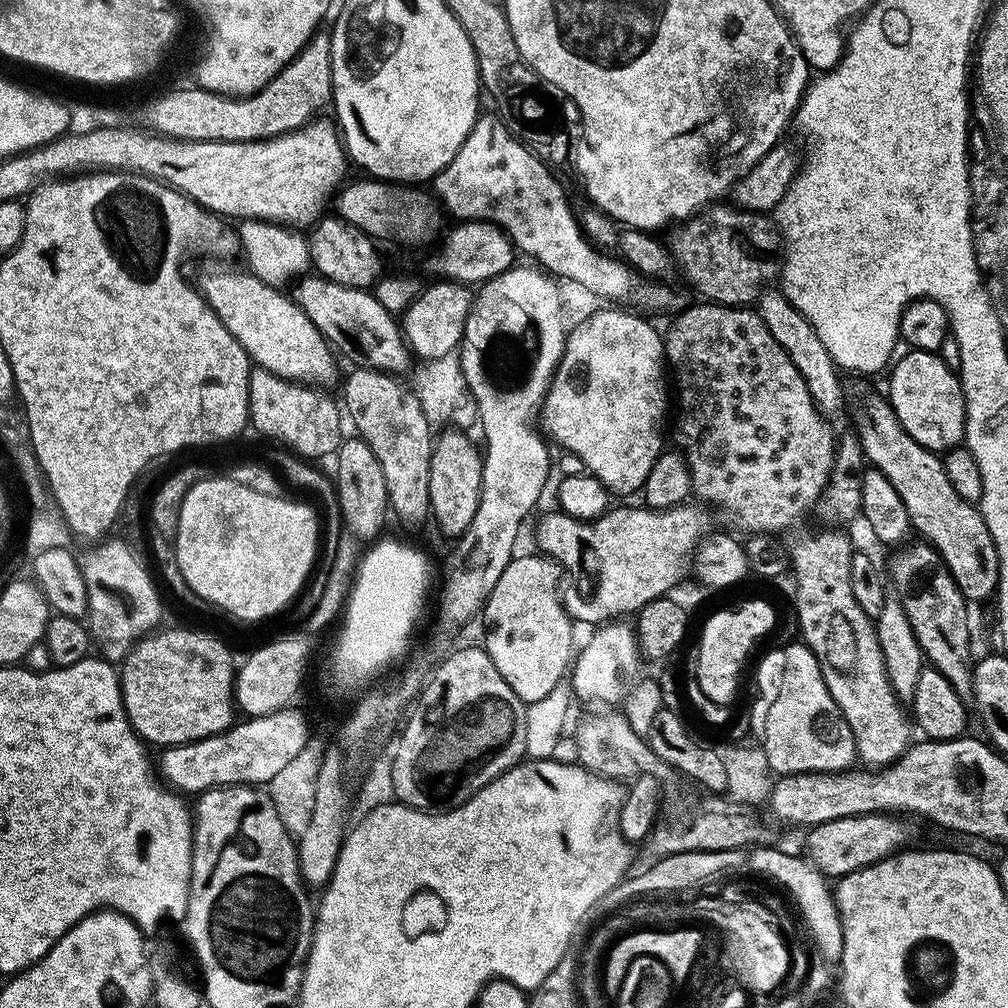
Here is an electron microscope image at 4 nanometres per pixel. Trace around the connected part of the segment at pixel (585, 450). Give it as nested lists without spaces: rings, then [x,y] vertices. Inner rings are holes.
[[[604,306],[604,309],[601,310],[601,312],[596,312],[593,314],[592,317],[589,318],[589,320],[584,320],[581,322],[580,325],[577,326],[576,329],[574,327],[567,333],[567,341],[565,344],[565,352],[564,352],[564,357],[561,359],[559,367],[555,370],[555,376],[552,380],[552,385],[549,388],[548,396],[544,400],[544,405],[542,409],[542,428],[545,433],[549,437],[550,435],[553,436],[554,439],[557,440],[558,443],[561,444],[562,447],[565,448],[566,451],[568,452],[573,452],[574,455],[577,456],[578,459],[581,460],[582,463],[585,464],[587,471],[591,473],[591,475],[595,476],[597,480],[600,481],[601,484],[604,485],[605,488],[608,489],[609,493],[615,494],[616,492],[620,496],[628,496],[631,494],[631,492],[636,492],[639,493],[641,489],[643,489],[644,484],[647,482],[647,476],[651,472],[651,468],[654,466],[656,460],[659,458],[660,454],[662,453],[662,449],[665,447],[664,444],[664,415],[667,414],[668,412],[668,392],[670,396],[670,388],[668,385],[668,388],[666,385],[664,385],[664,372],[666,373],[666,361],[664,359],[664,337],[661,335],[661,333],[658,331],[656,333],[656,328],[652,324],[647,324],[646,321],[643,320],[645,317],[643,315],[637,314],[635,311],[632,312],[623,312],[622,309],[623,307],[620,306]]]

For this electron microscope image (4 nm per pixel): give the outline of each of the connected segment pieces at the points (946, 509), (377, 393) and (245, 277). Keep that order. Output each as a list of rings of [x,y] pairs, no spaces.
[[[856,378],[852,388],[850,384],[850,396],[856,399],[854,429],[864,448],[865,461],[890,480],[906,506],[915,535],[936,549],[964,599],[991,601],[1000,586],[1000,559],[979,507],[954,491],[950,478],[946,478],[943,459],[922,447],[902,426],[891,403],[883,395],[875,396],[860,380]]]
[[[356,368],[344,384],[344,410],[352,415],[357,435],[365,441],[376,456],[386,479],[389,509],[408,528],[422,525],[430,516],[429,472],[434,445],[434,436],[418,398],[409,385],[402,385],[397,377],[372,369]]]
[[[251,271],[245,272],[212,272],[202,283],[204,299],[218,314],[220,320],[234,334],[234,338],[244,347],[253,365],[265,368],[268,372],[296,383],[309,386],[324,386],[336,376],[333,349],[327,340],[309,320],[309,316],[301,310],[291,295],[283,296],[279,287],[266,284]]]

